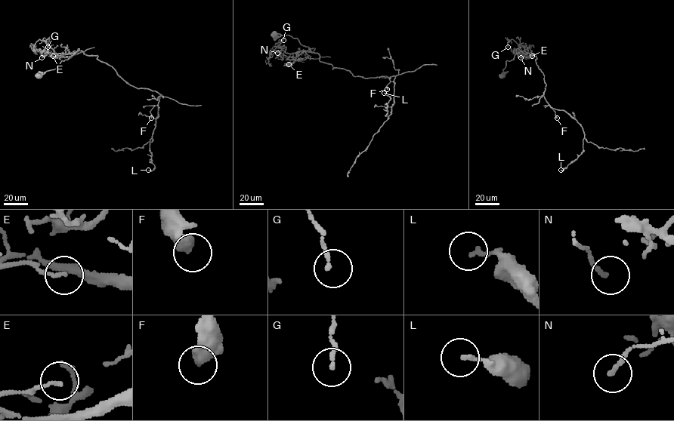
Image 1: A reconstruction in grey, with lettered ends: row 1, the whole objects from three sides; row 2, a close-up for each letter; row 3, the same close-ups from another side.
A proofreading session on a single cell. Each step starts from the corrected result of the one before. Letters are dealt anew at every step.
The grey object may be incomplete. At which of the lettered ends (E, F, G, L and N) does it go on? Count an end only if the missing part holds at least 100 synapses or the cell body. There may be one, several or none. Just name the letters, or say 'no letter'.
no letter

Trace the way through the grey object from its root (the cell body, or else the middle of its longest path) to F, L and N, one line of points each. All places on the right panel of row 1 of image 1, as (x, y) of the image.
F: (502, 75), (505, 62), (513, 59), (520, 50), (535, 56), (546, 84), (543, 96), (557, 118)
L: (502, 75), (505, 62), (520, 50), (535, 56), (544, 75), (545, 101), (582, 127), (583, 151), (561, 170)
N: (502, 75), (507, 60), (511, 61), (516, 53), (521, 53), (517, 51), (520, 57)

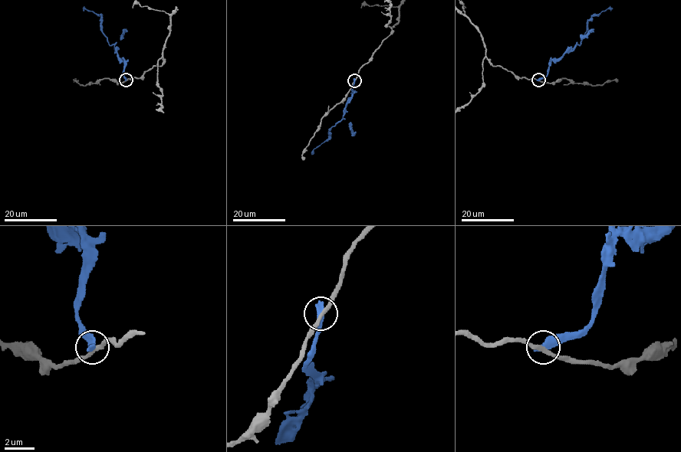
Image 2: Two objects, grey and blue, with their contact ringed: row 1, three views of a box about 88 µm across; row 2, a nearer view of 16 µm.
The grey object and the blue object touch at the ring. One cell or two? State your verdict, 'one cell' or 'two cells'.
two cells

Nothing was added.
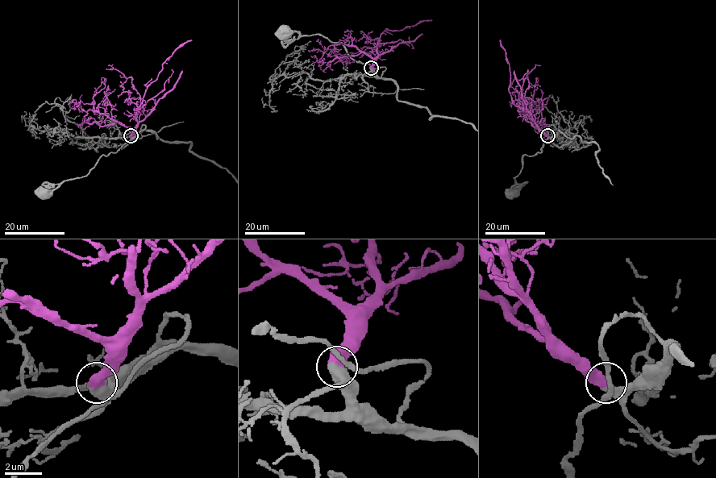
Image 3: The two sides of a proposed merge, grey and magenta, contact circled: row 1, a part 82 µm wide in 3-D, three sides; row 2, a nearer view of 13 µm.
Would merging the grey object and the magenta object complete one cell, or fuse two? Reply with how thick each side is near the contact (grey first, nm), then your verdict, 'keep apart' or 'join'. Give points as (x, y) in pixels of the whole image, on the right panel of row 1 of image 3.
400/600 nm | join

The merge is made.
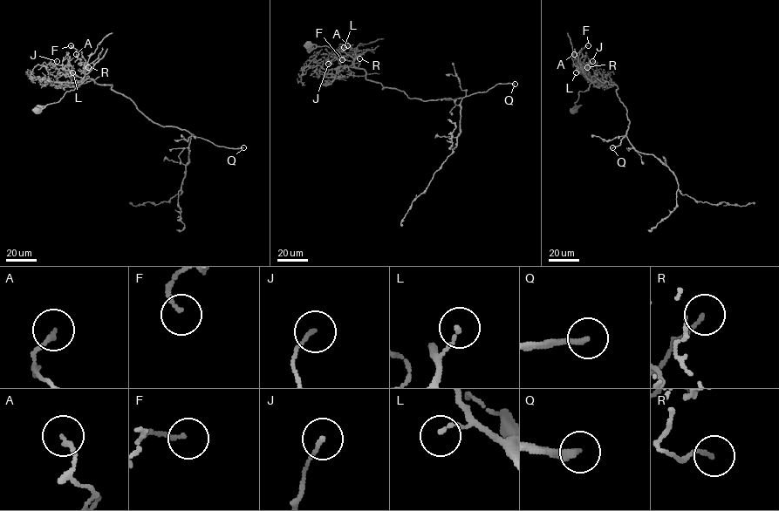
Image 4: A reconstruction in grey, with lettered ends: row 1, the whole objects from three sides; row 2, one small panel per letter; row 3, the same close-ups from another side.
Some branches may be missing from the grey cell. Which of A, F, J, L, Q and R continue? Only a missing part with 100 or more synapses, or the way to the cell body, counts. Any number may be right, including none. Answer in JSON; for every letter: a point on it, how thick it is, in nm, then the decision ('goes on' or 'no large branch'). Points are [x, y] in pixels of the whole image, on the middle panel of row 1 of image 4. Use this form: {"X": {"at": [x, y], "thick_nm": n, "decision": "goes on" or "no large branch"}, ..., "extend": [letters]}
{"A": {"at": [347, 45], "thick_nm": 170, "decision": "no large branch"}, "F": {"at": [342, 59], "thick_nm": 130, "decision": "no large branch"}, "J": {"at": [328, 64], "thick_nm": 120, "decision": "no large branch"}, "L": {"at": [344, 47], "thick_nm": 100, "decision": "no large branch"}, "Q": {"at": [515, 84], "thick_nm": 220, "decision": "goes on"}, "R": {"at": [359, 58], "thick_nm": 100, "decision": "no large branch"}, "extend": ["Q"]}

